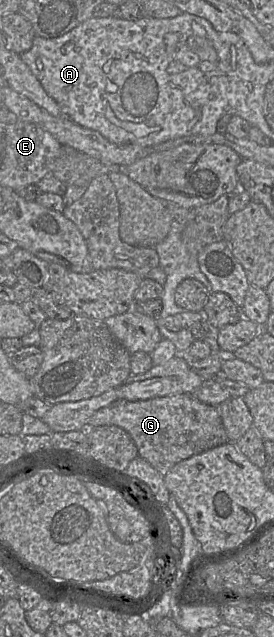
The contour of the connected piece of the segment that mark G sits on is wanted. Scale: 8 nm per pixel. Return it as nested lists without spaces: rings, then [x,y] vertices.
[[[191,393],[139,401],[117,399],[87,420],[87,428],[103,425],[115,425],[125,430],[134,441],[138,455],[162,476],[180,461],[229,442],[217,406],[204,404]]]

